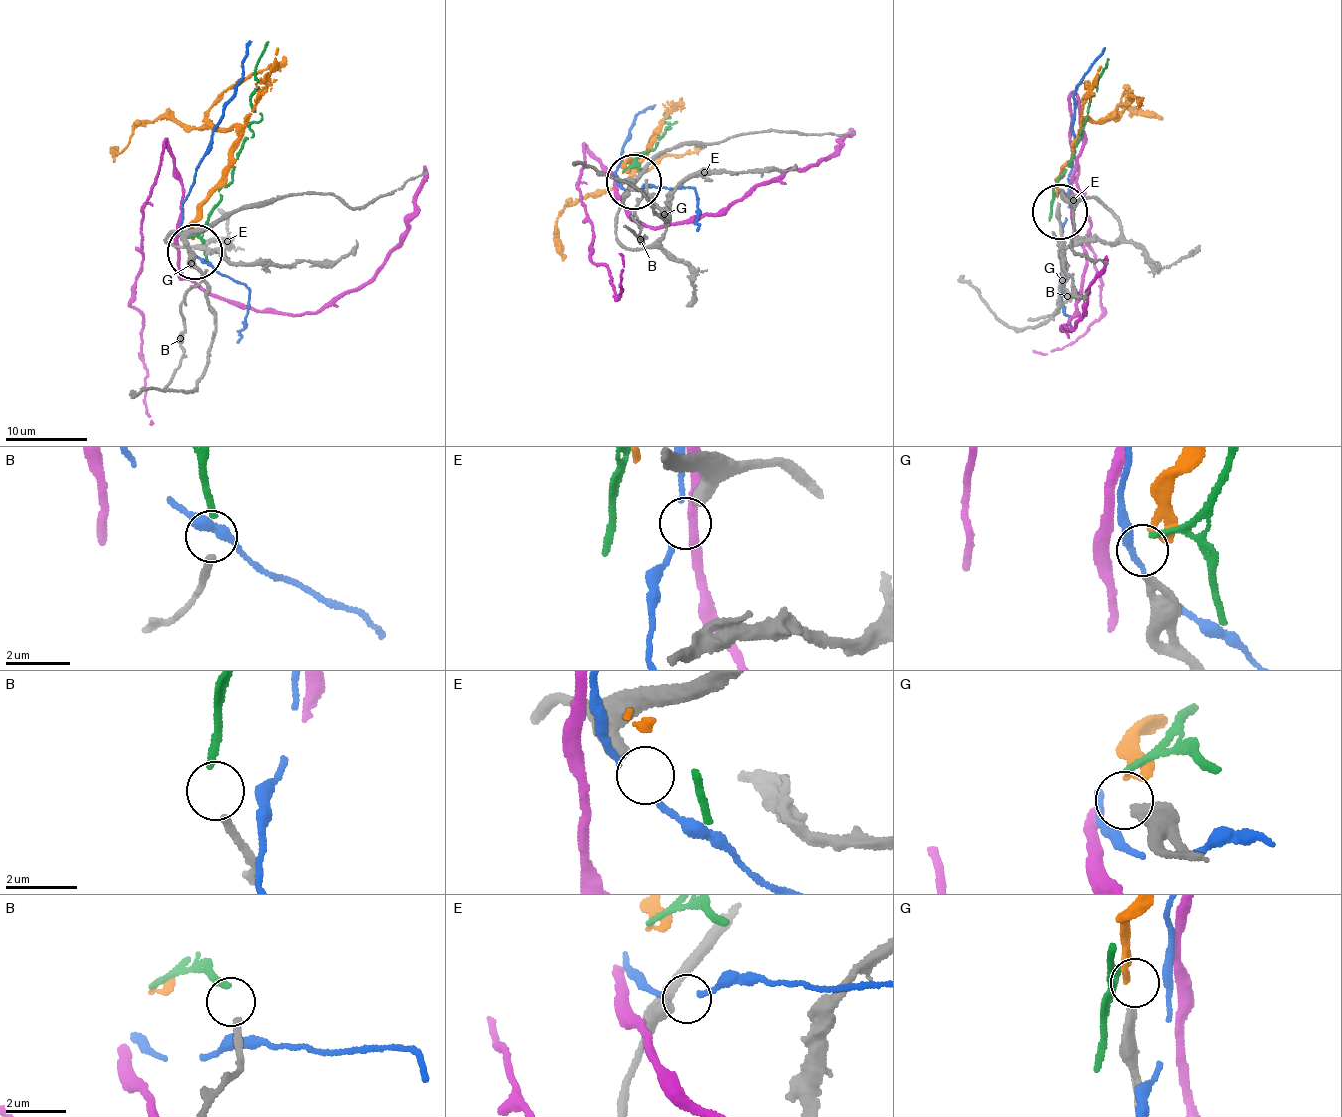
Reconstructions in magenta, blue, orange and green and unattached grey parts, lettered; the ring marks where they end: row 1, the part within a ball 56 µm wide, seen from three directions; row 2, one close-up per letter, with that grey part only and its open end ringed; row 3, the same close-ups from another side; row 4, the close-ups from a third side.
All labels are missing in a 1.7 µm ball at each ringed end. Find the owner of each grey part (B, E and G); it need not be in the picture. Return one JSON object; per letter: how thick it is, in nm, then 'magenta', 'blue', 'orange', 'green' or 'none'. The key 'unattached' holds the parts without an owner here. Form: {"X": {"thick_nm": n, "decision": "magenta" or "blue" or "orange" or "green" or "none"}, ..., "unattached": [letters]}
{"B": {"thick_nm": 220, "decision": "green"}, "E": {"thick_nm": 480, "decision": "none"}, "G": {"thick_nm": 280, "decision": "orange"}, "unattached": ["E"]}

